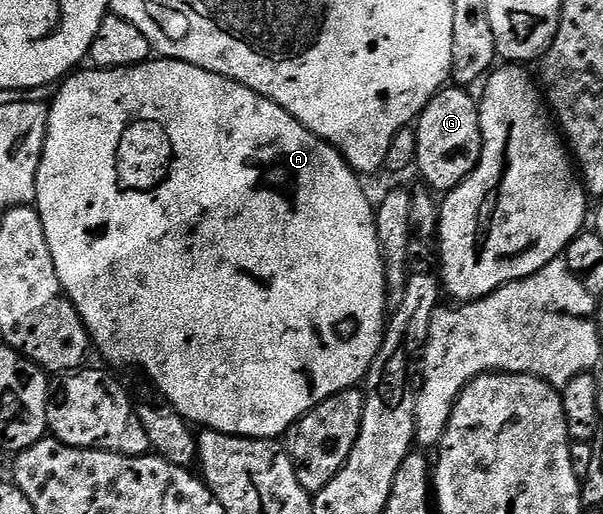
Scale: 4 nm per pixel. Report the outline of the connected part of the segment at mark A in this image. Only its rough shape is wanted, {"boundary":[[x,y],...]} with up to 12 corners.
{"boundary":[[79,68],[39,211],[90,341],[286,435],[364,381],[375,206],[265,96]]}

